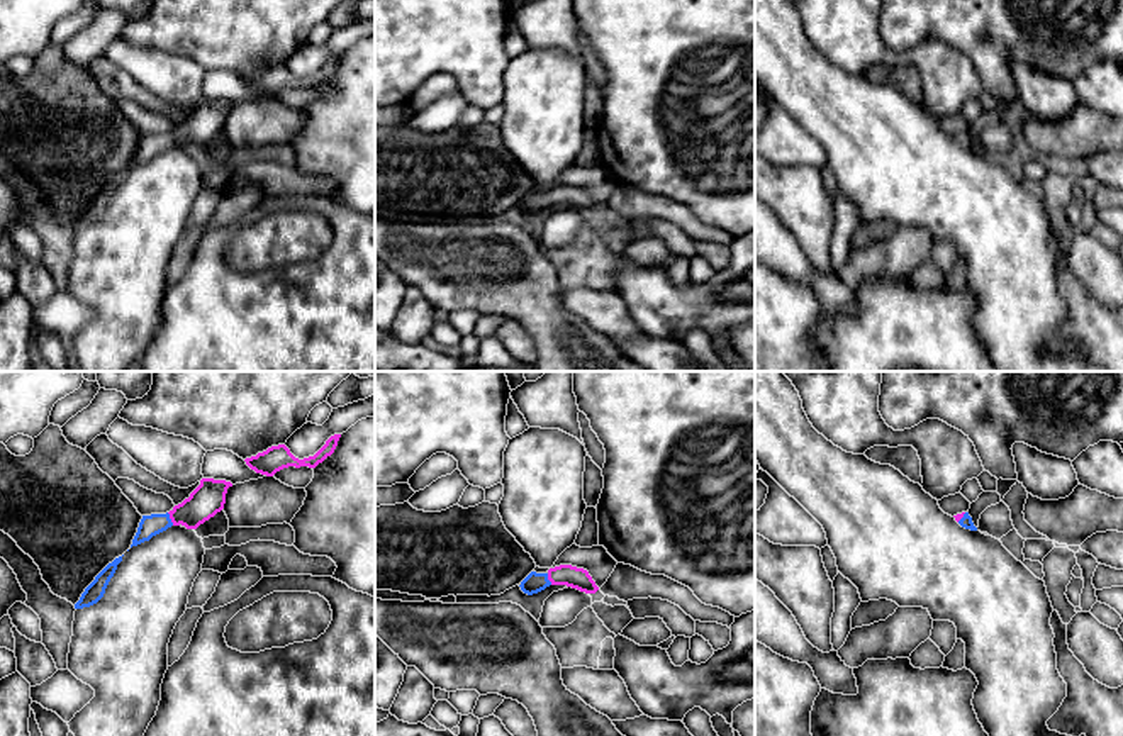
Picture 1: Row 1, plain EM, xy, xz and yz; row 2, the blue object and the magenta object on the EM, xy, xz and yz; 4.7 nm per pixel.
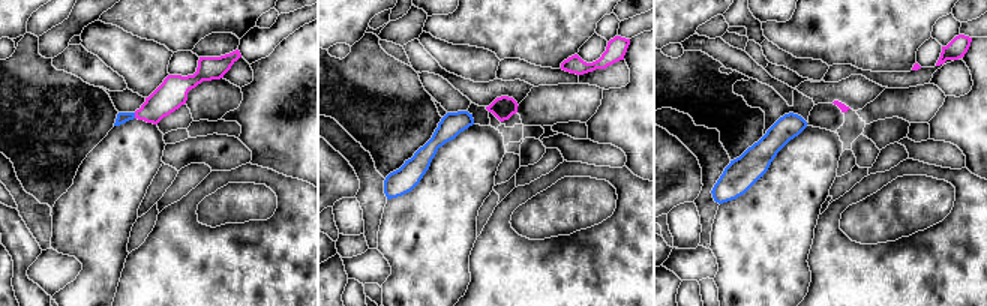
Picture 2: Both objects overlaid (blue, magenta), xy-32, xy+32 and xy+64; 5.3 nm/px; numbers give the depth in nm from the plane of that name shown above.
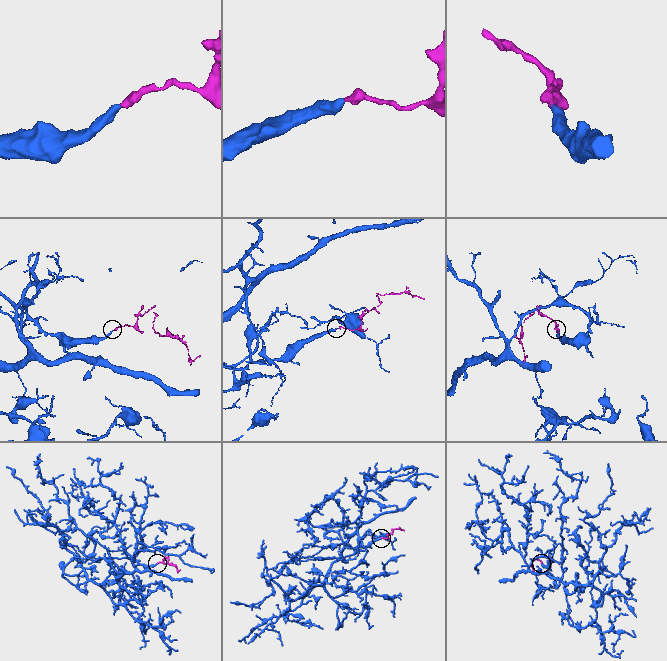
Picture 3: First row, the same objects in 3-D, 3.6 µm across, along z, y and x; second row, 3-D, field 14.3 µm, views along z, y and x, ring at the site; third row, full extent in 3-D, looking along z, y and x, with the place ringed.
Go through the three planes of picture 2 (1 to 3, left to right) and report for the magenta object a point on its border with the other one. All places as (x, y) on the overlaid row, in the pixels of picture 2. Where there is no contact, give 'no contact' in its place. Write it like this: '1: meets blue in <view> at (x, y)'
1: meets blue in xy-32 at (134, 116)
2: no contact
3: no contact

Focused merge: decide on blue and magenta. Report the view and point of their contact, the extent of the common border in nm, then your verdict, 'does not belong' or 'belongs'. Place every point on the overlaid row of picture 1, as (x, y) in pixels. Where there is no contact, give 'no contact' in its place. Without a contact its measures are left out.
contact xy (170, 519); length 70 nm; belongs

